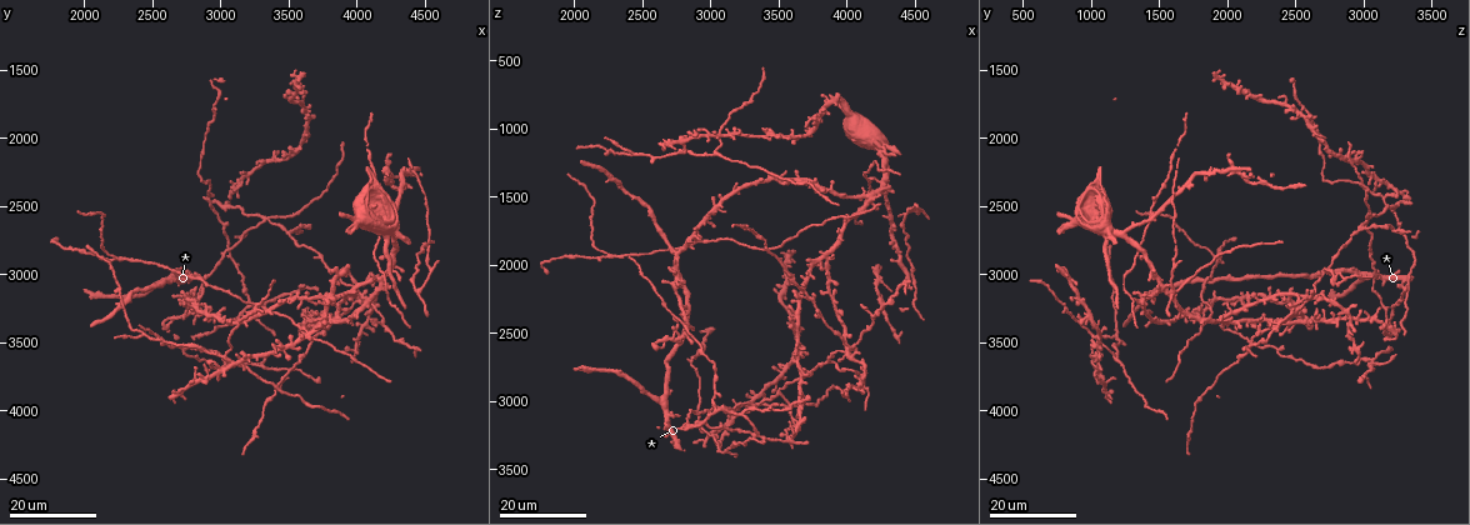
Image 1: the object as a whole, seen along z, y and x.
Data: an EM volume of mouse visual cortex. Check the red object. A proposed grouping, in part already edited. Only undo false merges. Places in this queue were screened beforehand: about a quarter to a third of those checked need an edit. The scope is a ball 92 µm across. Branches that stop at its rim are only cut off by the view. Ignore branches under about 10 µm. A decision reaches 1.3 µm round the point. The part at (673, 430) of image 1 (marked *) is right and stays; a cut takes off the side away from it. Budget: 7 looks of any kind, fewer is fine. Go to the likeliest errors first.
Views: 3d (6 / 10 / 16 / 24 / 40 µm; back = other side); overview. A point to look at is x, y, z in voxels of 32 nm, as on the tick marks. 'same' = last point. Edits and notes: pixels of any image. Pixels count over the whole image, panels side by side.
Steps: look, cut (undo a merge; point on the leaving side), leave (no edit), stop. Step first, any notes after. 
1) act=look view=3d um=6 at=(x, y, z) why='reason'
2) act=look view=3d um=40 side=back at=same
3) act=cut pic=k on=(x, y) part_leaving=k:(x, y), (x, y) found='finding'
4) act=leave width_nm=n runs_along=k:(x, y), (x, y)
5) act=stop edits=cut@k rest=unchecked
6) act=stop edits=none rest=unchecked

act=look view=3d um=24 at=(2260, 2900, 1940) why='arms part here'

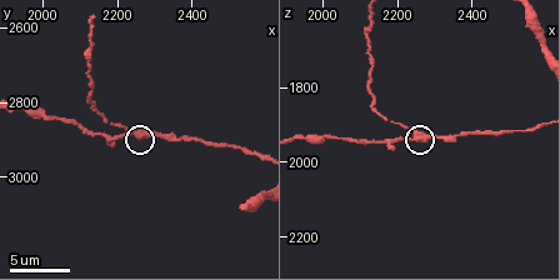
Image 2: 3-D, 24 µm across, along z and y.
act=look view=3d um=6 at=(2250, 2890, 1930)

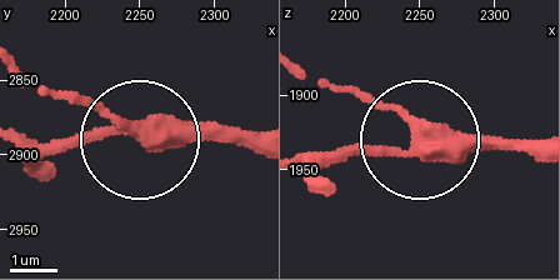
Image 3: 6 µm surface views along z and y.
act=leave arms=3 runs_along=3:(533, 139), (306, 151) found='all the same cell'

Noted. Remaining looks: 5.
act=look view=3d um=16 at=(3020, 3600, 1160) why='three arms meet'

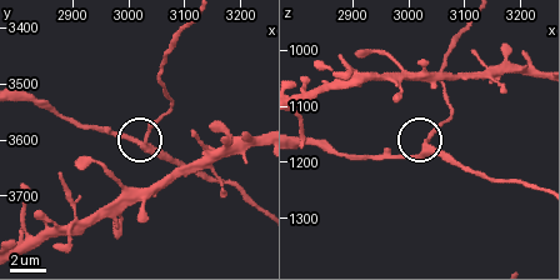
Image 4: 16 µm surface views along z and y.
act=look view=3d um=10 at=(3030, 3610, 1170) why='closer look'

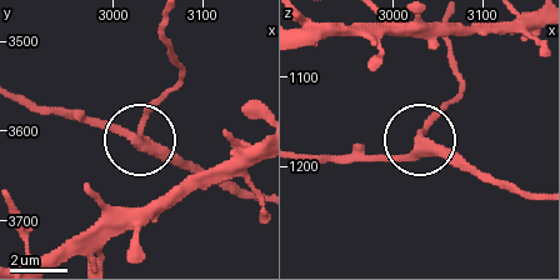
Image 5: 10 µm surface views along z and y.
act=leave width_nm=290 runs_along=5:(305, 154), (398, 154), (426, 141), (468, 173) found='continuous, no second cell'

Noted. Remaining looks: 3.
act=look view=3d um=16 at=(4240, 2860, 1380)

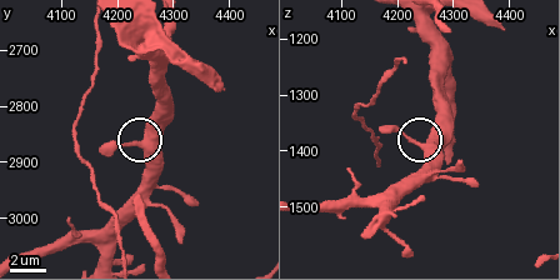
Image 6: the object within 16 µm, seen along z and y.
act=look view=3d um=10 at=(4240, 2870, 1395)

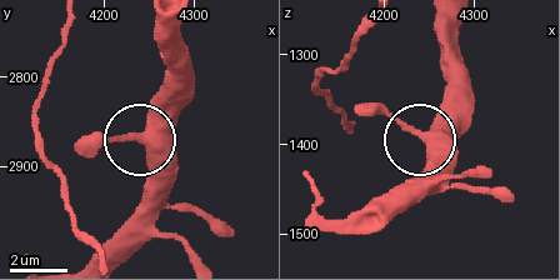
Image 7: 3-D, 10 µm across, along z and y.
act=look view=3d um=10 side=back at=(4240, 2865, 1385) why='from behind'

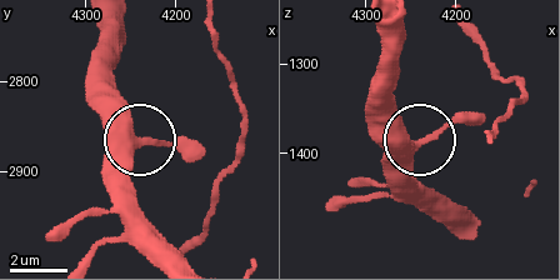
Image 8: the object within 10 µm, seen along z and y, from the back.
act=leave width_nm=440 runs_along=8:(184, 256), (136, 206), (126, 164), (149, 143), (204, 146) found='one cell here'

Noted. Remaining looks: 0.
act=stop edits=none rest=unchecked

